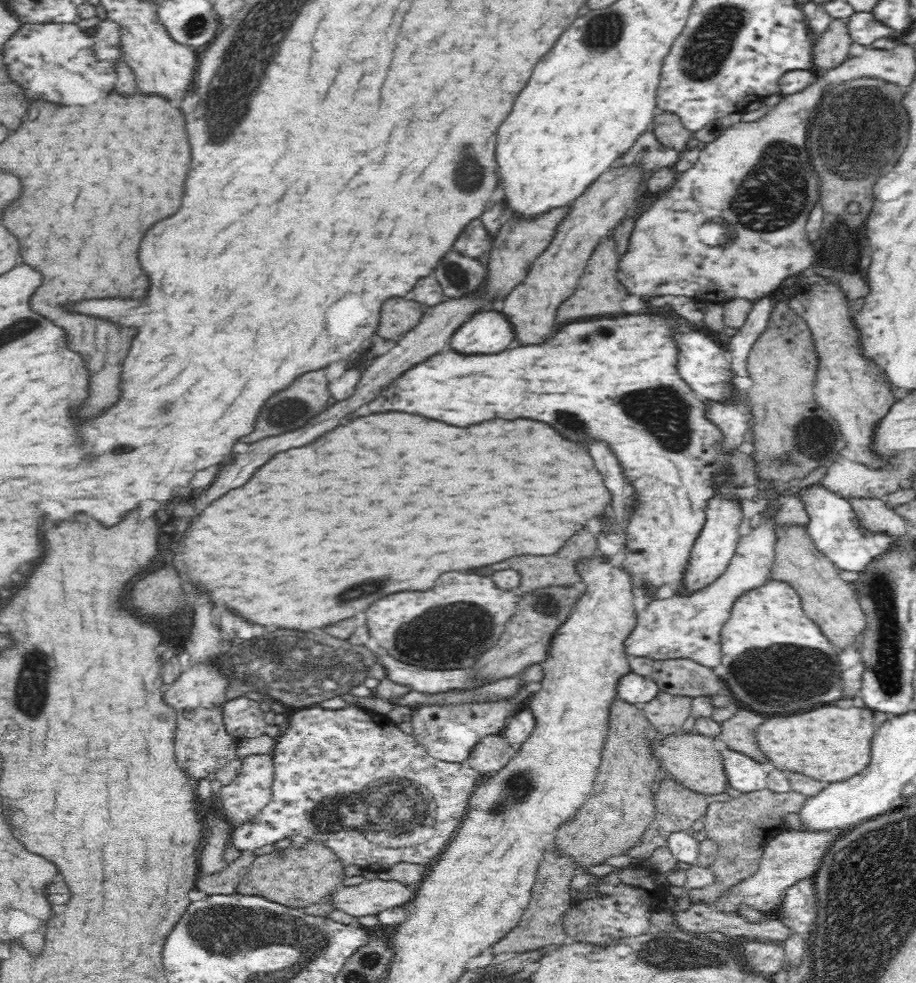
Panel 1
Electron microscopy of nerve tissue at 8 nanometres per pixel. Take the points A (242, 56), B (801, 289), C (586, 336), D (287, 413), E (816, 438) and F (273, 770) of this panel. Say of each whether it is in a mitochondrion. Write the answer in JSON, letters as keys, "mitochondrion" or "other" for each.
{"A":"mitochondrion","B":"other","C":"mitochondrion","D":"mitochondrion","E":"mitochondrion","F":"other"}

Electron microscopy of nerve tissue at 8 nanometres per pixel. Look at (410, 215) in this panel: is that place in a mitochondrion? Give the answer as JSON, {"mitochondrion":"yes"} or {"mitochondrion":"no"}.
{"mitochondrion":"no"}

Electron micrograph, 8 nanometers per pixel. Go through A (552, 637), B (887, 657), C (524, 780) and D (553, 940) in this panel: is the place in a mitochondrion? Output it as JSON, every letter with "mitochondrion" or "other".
{"A":"other","B":"mitochondrion","C":"mitochondrion","D":"other"}

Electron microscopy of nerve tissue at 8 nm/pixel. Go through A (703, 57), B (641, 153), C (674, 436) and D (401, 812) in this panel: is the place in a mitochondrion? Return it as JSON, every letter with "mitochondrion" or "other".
{"A":"mitochondrion","B":"mitochondrion","C":"mitochondrion","D":"mitochondrion"}

